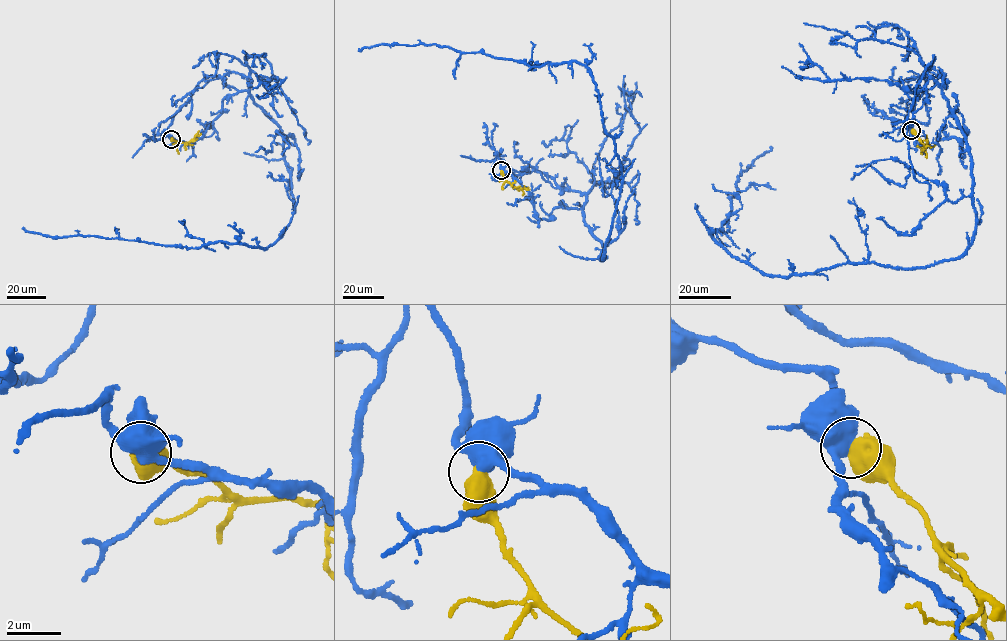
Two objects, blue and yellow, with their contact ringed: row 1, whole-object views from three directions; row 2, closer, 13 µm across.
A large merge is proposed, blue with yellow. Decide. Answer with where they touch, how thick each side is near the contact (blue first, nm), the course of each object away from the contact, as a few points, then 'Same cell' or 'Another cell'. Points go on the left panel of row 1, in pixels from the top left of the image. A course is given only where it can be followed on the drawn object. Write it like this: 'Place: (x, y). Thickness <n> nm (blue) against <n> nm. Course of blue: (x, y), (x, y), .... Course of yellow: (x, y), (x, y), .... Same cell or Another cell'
Place: (171, 139). Thickness 500 nm (blue) against 700 nm. Course of blue: (171, 139), (201, 138), (247, 90), (284, 140), (294, 207), (279, 238), (187, 248), (23, 227). Course of yellow: (171, 139), (187, 142), (201, 133). Another cell

